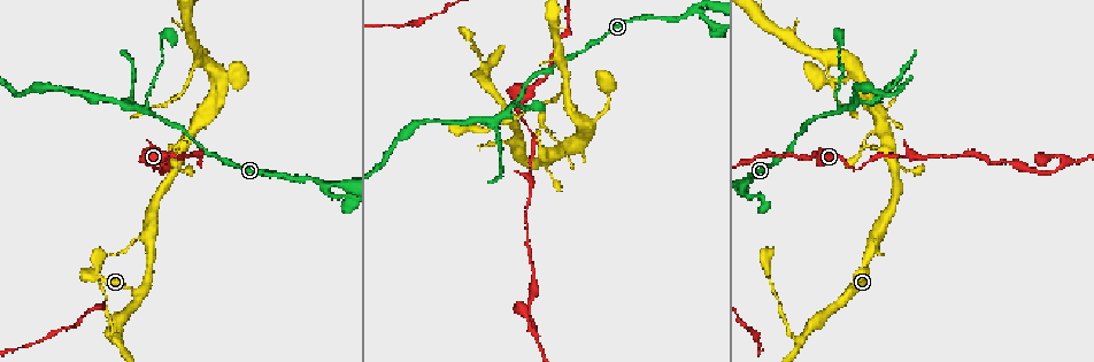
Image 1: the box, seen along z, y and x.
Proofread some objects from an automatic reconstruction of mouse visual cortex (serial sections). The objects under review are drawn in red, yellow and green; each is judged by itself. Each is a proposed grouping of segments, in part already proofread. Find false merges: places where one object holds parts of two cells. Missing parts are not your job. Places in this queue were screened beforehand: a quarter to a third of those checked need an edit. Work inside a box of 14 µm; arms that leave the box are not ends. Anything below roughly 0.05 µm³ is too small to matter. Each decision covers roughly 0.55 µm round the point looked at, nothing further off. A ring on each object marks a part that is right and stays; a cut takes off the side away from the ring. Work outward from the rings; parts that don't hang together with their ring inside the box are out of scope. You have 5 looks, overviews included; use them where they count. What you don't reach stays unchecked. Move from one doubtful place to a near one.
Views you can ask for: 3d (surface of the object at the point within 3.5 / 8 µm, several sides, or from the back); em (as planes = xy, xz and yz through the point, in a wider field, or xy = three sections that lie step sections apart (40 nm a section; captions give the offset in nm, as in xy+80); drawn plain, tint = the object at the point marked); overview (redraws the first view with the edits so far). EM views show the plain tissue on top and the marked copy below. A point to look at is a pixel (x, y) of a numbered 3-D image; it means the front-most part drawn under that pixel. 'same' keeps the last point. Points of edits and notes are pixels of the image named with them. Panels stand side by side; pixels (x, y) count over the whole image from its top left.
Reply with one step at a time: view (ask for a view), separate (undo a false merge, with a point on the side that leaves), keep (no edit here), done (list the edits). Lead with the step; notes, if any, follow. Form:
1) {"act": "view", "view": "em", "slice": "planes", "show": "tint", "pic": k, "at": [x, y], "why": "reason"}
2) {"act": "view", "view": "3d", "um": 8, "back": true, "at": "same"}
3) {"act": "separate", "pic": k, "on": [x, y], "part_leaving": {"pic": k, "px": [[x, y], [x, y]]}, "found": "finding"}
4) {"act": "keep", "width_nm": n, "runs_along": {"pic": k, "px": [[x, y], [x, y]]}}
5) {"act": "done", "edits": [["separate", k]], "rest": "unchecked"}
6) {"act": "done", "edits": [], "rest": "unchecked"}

{"act": "view", "view": "3d", "um": 3.5, "pic": 1, "at": [147, 111], "why": "side arm on a straight run"}

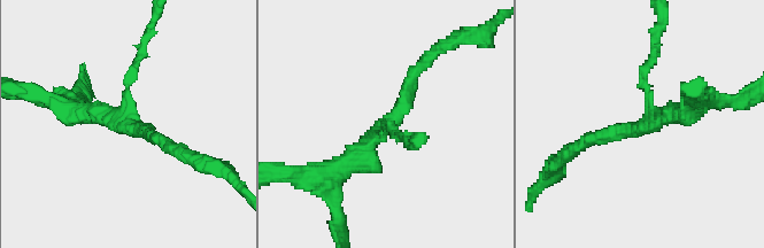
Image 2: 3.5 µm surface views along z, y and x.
{"act": "view", "view": "em", "slice": "xy", "step": 2, "show": "tint", "pic": 2, "at": [127, 126], "arms": 3, "arm_widths_nm": [150, 200, 300]}

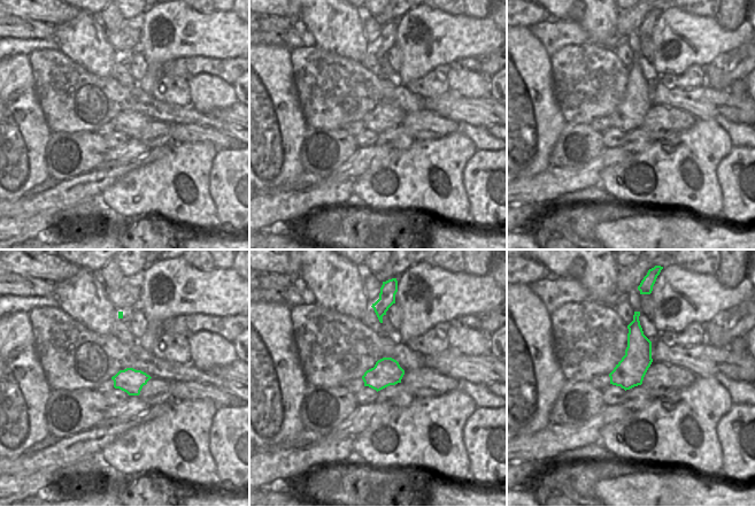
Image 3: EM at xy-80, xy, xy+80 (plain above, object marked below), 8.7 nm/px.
{"act": "view", "view": "em", "slice": "xy", "step": 1, "show": "tint", "at": "same"}

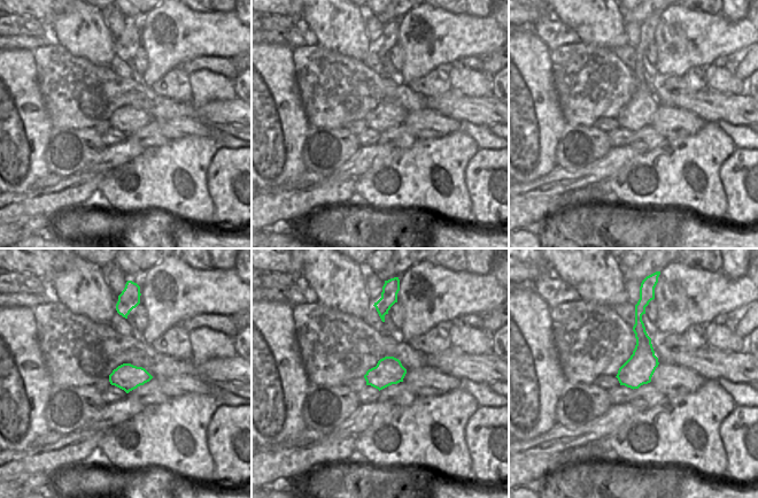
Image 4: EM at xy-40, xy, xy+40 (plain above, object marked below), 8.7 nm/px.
{"act": "keep", "runs_along": {"pic": 2, "px": [[419, 67], [399, 114], [329, 172]]}, "found": "all the same cell"}

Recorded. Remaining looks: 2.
{"act": "view", "view": "3d", "um": 3.5, "back": true, "pic": 1, "at": [828, 74]}

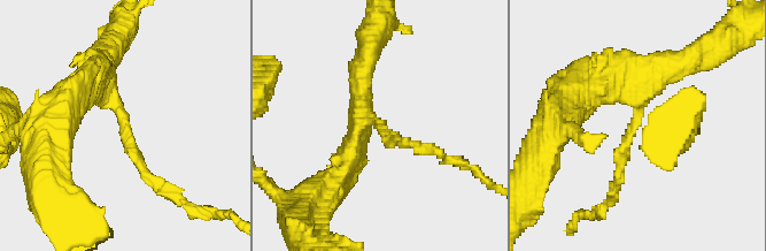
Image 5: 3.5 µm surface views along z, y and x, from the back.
{"act": "view", "view": "em", "slice": "xy", "step": 3, "show": "tint", "pic": 5, "at": [123, 129], "arm_widths_nm": [150, 350], "why": "shape alone is not enough"}

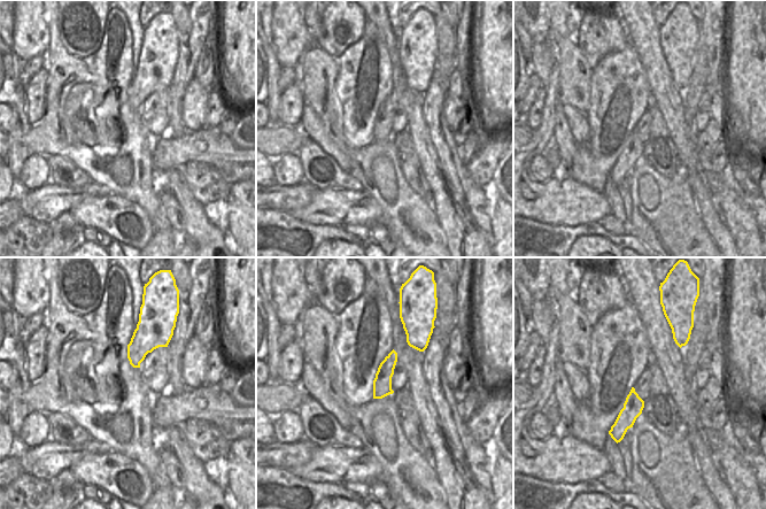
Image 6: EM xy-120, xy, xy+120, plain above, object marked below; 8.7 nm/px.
{"act": "separate", "pic": 5, "on": [138, 162], "part_leaving": {"pic": 5, "px": [[126, 130], [137, 162], [193, 212]]}, "found": "two cells meet here"}

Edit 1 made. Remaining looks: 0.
{"act": "done", "edits": [["separate", 5]], "rest": "unchecked"}

